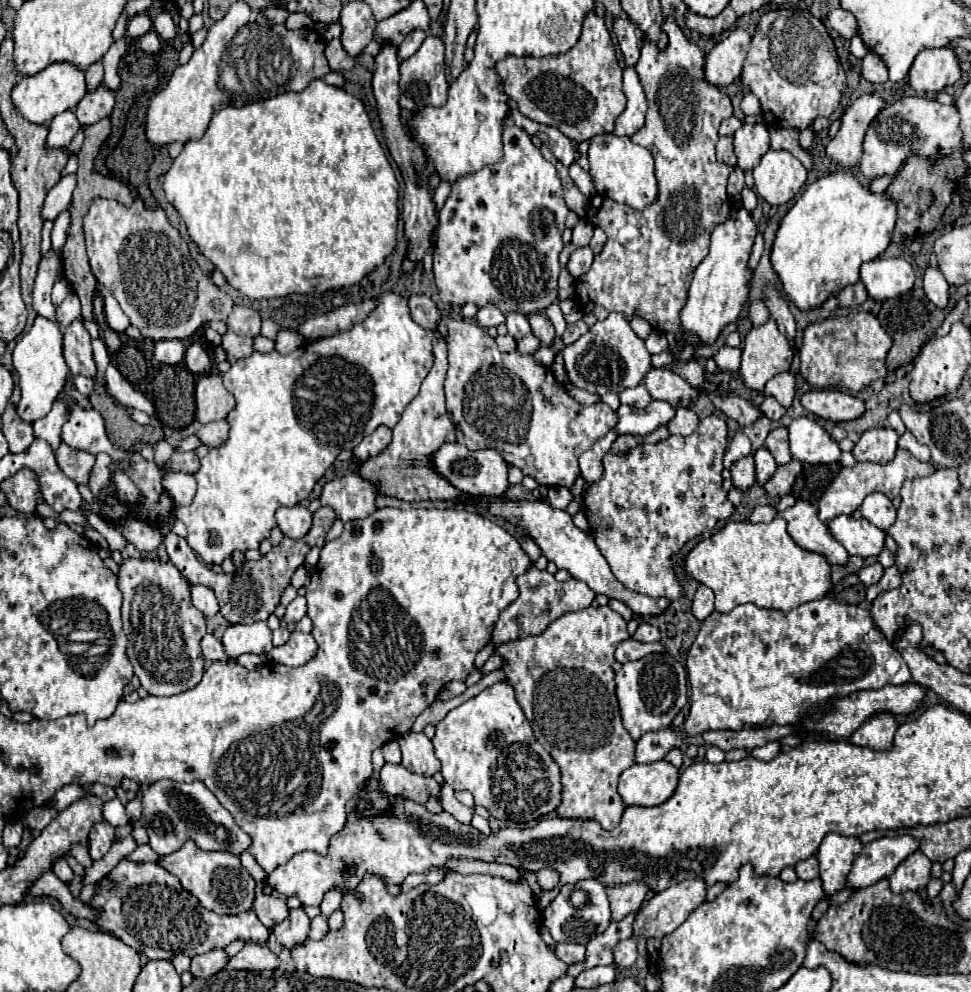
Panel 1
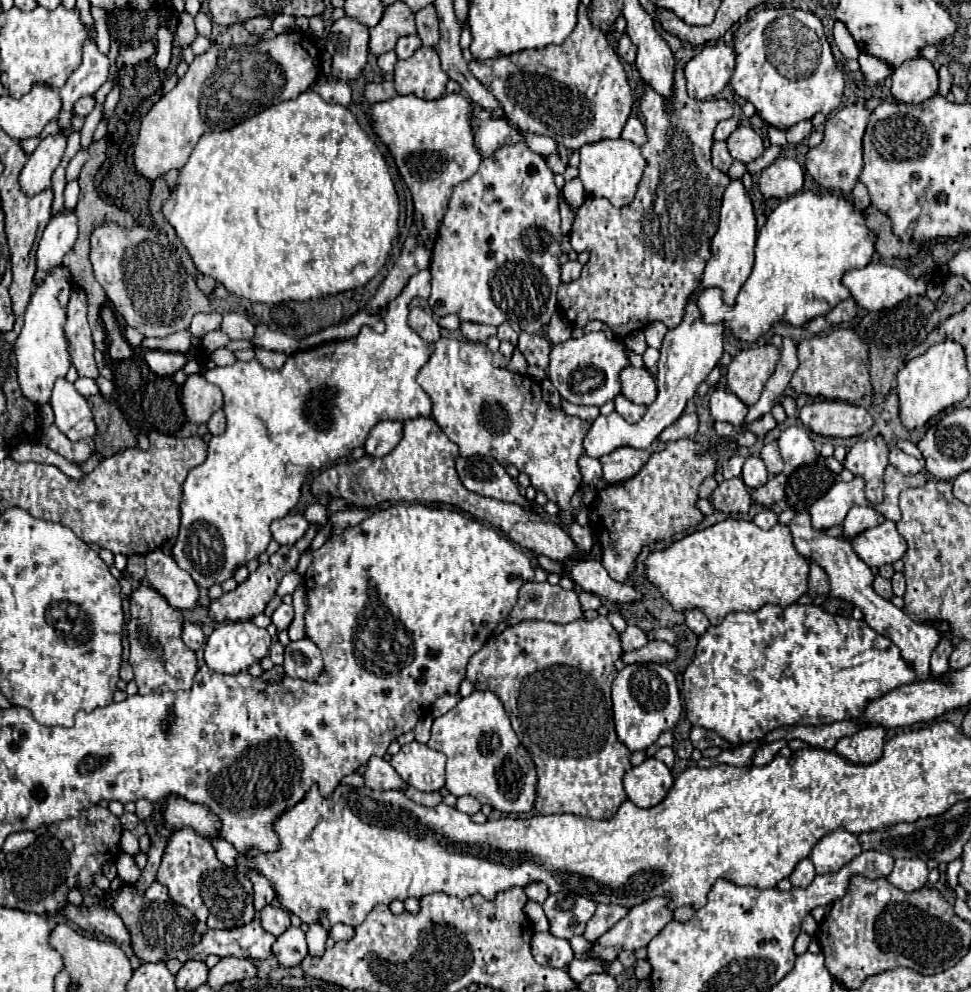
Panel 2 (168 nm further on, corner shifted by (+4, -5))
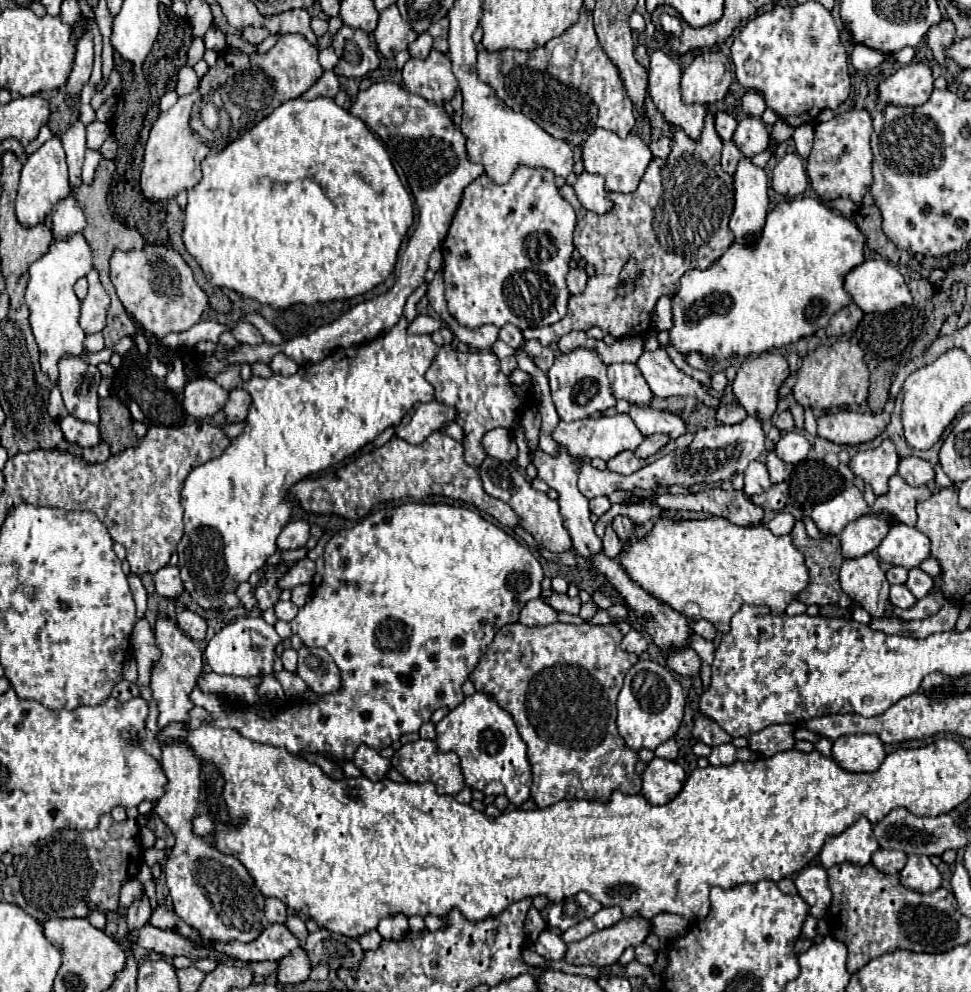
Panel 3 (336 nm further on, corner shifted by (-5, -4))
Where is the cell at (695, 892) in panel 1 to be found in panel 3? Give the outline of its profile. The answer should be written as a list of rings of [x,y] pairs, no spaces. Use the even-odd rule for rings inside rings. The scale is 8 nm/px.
[[[642,917],[622,919],[614,927],[592,933],[590,937],[570,943],[566,949],[566,963],[572,965],[596,965],[608,967],[618,961],[626,947],[636,947],[644,943],[644,937],[650,933],[650,923]]]

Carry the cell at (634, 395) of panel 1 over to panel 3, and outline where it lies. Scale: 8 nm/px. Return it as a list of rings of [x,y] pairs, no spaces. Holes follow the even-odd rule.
[[[632,405],[630,413],[628,413],[634,421],[634,425],[644,433],[644,435],[652,435],[652,433],[664,433],[670,439],[676,439],[680,435],[684,435],[686,423],[680,415],[670,413],[670,411],[654,411],[650,407],[638,407]]]

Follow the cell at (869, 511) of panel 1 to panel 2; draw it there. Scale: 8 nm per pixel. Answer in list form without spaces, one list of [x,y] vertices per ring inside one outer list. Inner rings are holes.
[[[853,506],[843,522],[843,536],[845,538],[853,538],[859,532],[877,526],[883,522],[883,516],[877,514],[877,510],[873,506]]]

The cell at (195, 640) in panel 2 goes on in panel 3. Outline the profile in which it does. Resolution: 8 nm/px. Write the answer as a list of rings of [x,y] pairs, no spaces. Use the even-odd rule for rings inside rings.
[[[188,609],[180,611],[176,615],[176,623],[192,639],[204,639],[206,637],[206,621],[194,611],[188,611]]]

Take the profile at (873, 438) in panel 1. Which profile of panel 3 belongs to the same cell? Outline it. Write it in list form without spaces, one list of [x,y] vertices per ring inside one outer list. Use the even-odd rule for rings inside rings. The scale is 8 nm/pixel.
[[[884,441],[876,449],[858,451],[850,459],[848,467],[854,475],[862,477],[874,489],[874,495],[884,495],[888,491],[888,479],[898,471],[898,461],[900,457],[894,443]]]

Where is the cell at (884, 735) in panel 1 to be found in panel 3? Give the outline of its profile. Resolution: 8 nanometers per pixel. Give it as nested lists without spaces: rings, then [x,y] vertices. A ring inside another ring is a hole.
[[[844,735],[832,743],[832,759],[850,773],[876,771],[886,757],[876,735]]]

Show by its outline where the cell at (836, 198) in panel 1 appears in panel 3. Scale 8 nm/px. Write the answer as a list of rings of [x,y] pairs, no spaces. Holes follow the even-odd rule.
[[[816,197],[778,203],[768,211],[764,227],[754,235],[746,235],[746,243],[734,241],[708,269],[690,269],[682,275],[680,289],[672,297],[674,325],[668,331],[670,343],[682,355],[700,353],[718,363],[732,355],[760,355],[814,335],[828,325],[834,313],[850,305],[852,297],[842,285],[848,271],[860,263],[864,263],[864,235],[850,219],[838,215]]]

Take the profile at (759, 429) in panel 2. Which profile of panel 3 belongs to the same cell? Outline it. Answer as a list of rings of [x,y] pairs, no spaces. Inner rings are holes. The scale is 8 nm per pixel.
[[[782,411],[782,413],[774,419],[774,425],[776,425],[780,431],[792,431],[792,429],[794,429],[792,413],[790,413],[790,411]]]

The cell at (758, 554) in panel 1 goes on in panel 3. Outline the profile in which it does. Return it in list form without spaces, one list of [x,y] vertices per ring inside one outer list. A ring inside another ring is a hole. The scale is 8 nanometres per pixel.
[[[660,517],[652,531],[642,539],[632,539],[620,551],[620,561],[628,577],[646,593],[670,605],[689,620],[706,619],[720,633],[730,631],[730,619],[742,605],[768,607],[770,613],[782,615],[786,605],[808,585],[808,569],[802,553],[792,545],[790,535],[776,537],[764,525],[738,527],[722,517],[708,519],[672,519]]]

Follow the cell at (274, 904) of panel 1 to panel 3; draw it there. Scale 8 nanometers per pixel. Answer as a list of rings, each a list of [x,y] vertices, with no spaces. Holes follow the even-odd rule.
[[[290,915],[286,927],[288,927],[300,941],[306,941],[306,937],[308,937],[308,929],[306,929],[306,923],[304,923],[302,919],[298,919],[296,915]]]

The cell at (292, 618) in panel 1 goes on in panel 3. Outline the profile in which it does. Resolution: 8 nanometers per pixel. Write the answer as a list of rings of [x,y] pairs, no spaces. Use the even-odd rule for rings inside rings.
[[[278,601],[274,605],[274,611],[278,615],[278,619],[284,619],[284,621],[292,621],[294,619],[294,603],[292,601]]]

